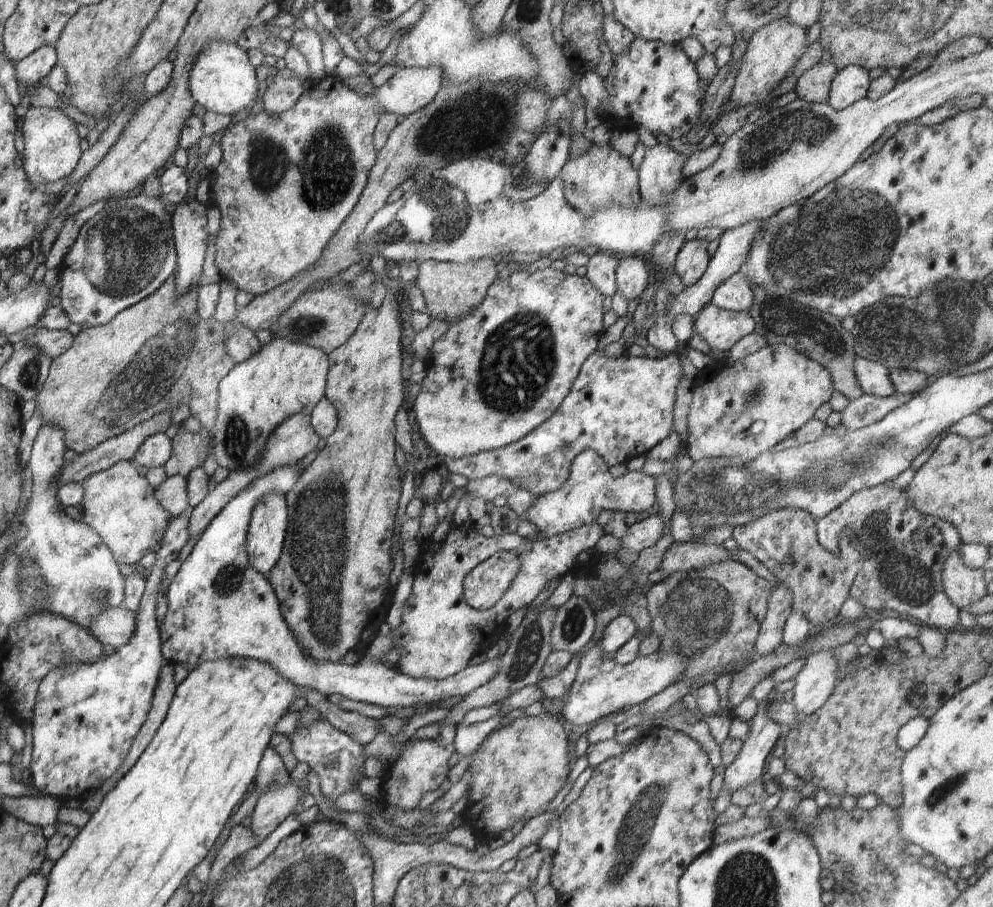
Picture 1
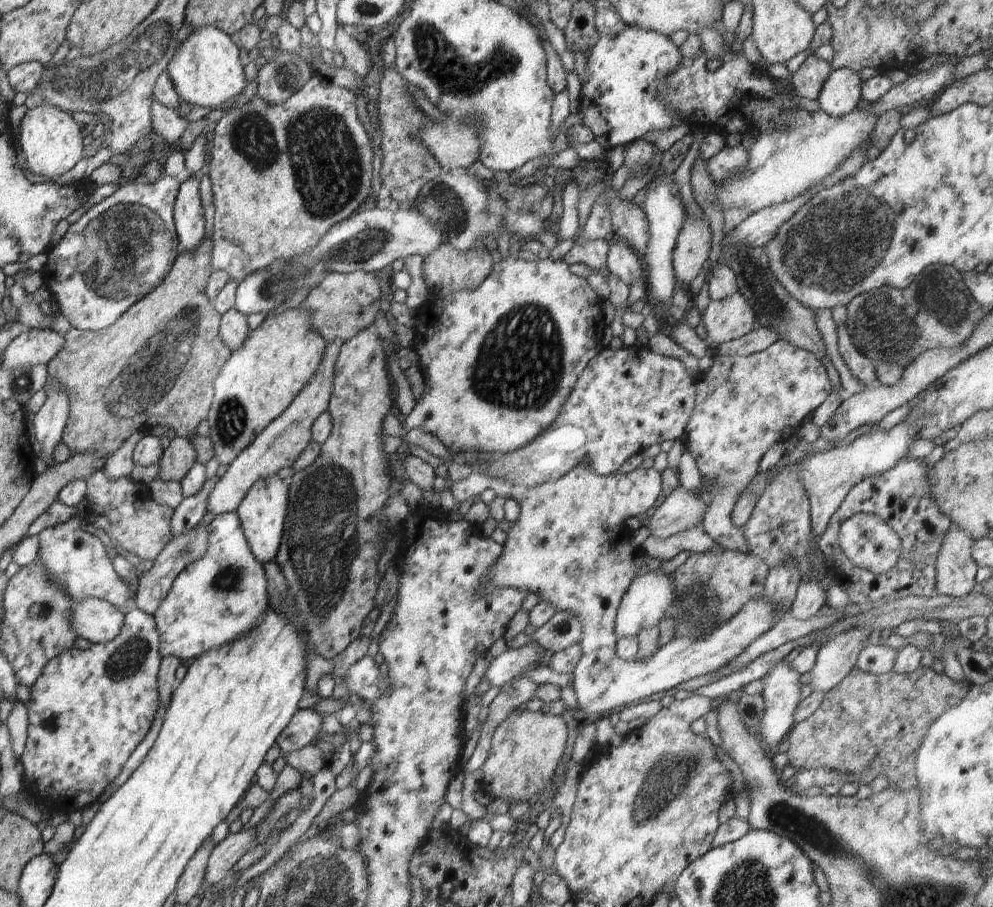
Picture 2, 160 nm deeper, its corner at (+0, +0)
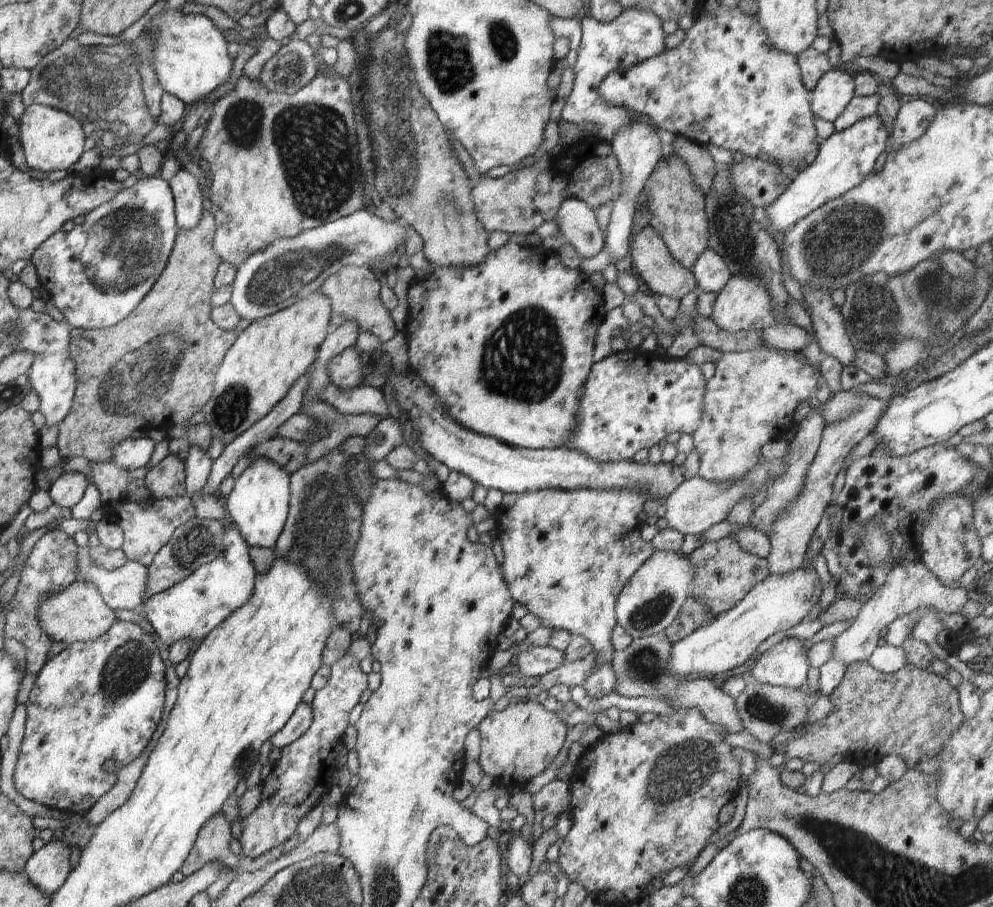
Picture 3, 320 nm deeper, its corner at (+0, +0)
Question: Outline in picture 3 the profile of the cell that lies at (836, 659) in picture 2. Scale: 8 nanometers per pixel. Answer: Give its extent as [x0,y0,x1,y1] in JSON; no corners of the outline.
[832,552,968,666]

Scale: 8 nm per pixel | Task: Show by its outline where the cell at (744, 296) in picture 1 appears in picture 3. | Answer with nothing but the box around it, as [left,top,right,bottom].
[691,247,731,293]

